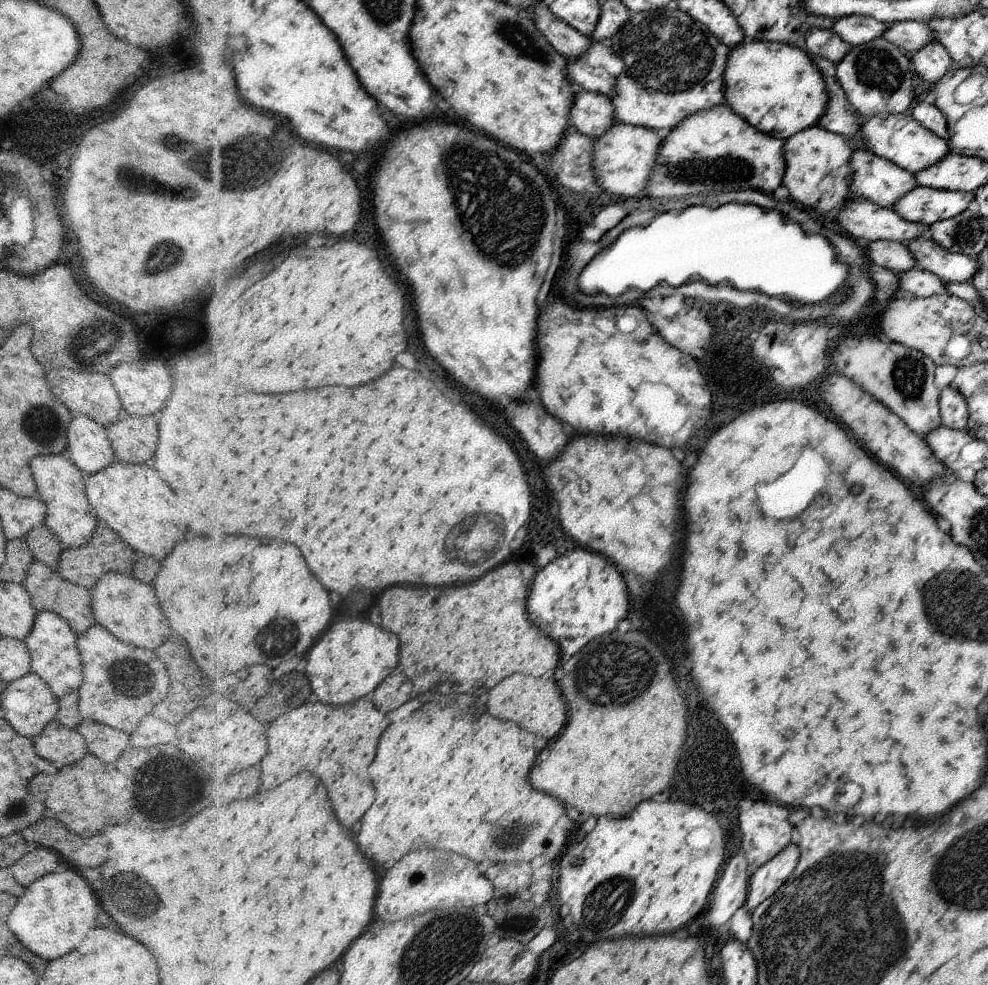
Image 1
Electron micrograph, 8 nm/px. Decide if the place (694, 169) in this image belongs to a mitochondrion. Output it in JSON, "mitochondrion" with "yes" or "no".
{"mitochondrion":"yes"}

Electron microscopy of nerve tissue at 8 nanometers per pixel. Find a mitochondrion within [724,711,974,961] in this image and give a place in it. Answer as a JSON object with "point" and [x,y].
{"point":[894,919]}

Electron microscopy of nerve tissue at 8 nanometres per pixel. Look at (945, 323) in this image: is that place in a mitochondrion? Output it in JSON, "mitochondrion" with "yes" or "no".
{"mitochondrion":"yes"}

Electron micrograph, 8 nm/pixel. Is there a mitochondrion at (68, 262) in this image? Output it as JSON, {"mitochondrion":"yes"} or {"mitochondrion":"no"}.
{"mitochondrion":"no"}

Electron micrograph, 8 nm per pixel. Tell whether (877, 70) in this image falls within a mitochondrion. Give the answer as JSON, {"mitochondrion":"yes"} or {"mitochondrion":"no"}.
{"mitochondrion":"yes"}

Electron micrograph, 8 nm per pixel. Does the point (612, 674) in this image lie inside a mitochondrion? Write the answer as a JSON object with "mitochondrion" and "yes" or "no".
{"mitochondrion":"yes"}

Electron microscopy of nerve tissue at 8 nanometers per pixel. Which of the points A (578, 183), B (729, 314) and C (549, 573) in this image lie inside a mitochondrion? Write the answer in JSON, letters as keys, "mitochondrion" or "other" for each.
{"A":"other","B":"other","C":"other"}

